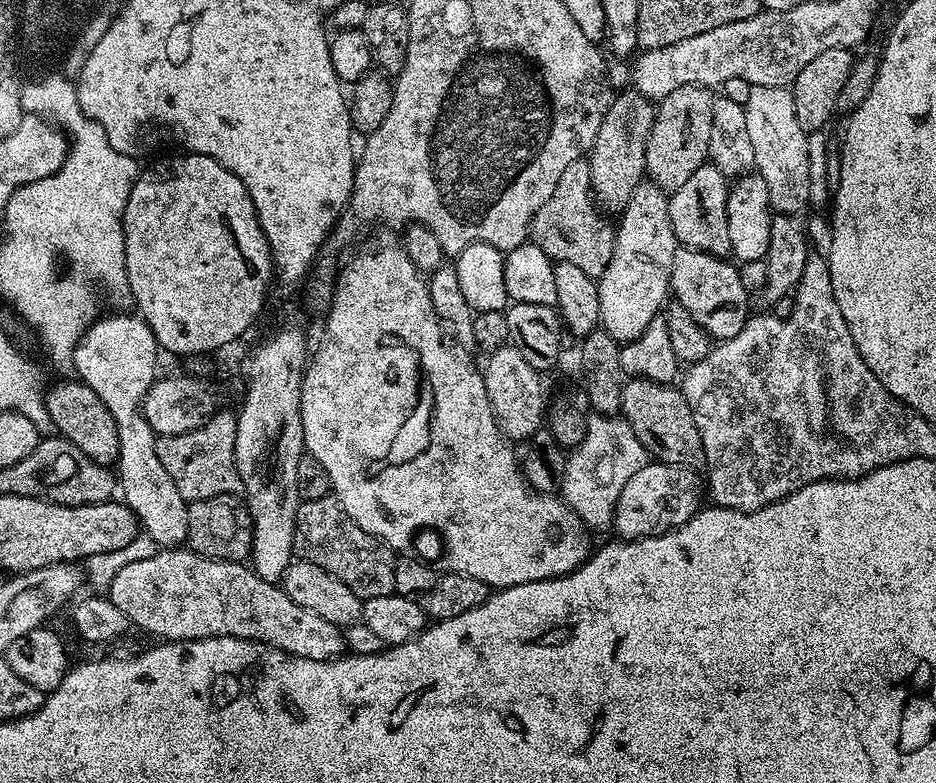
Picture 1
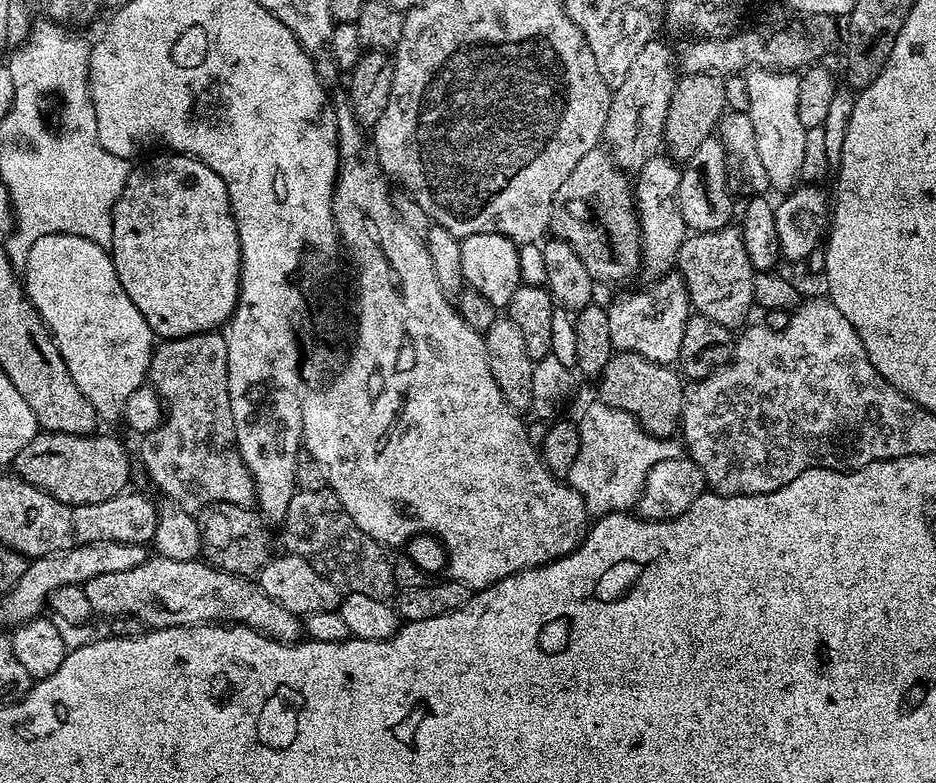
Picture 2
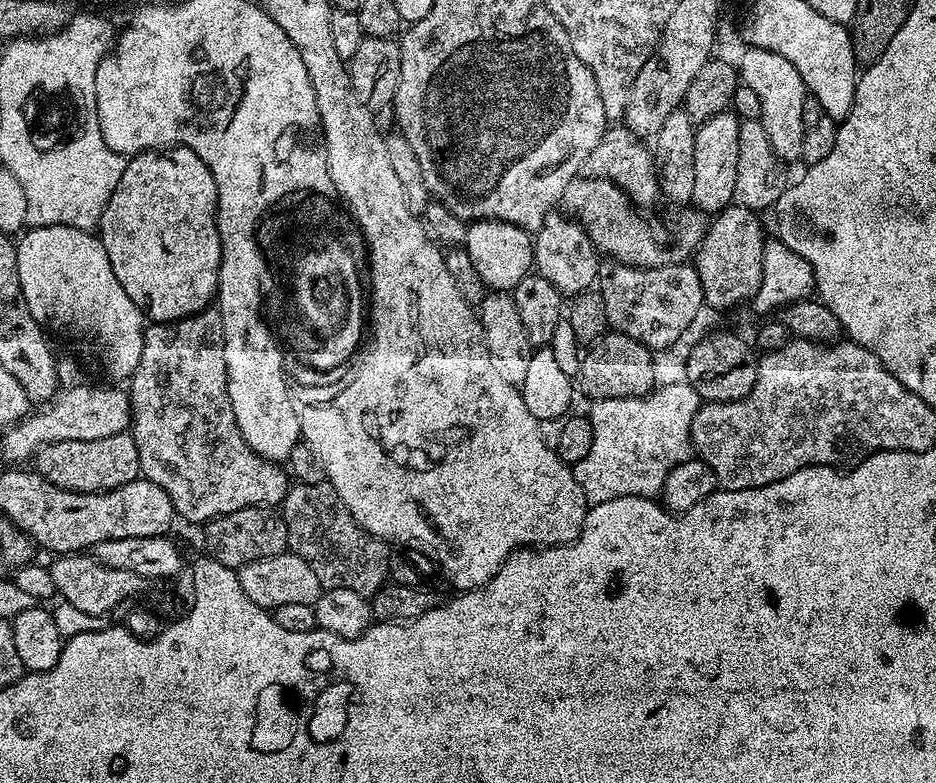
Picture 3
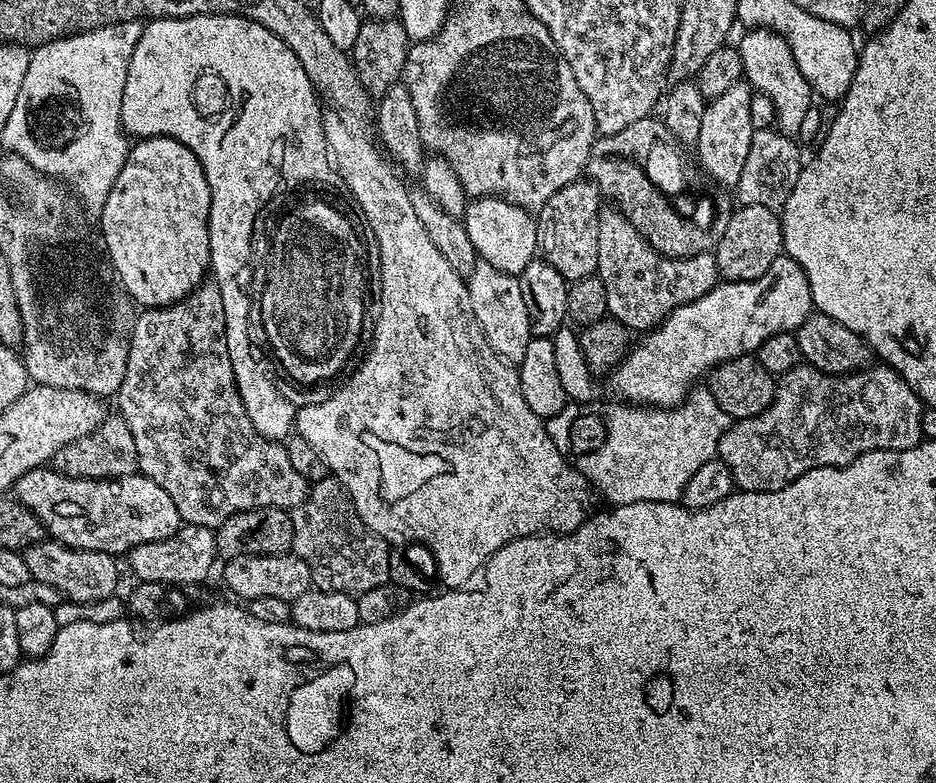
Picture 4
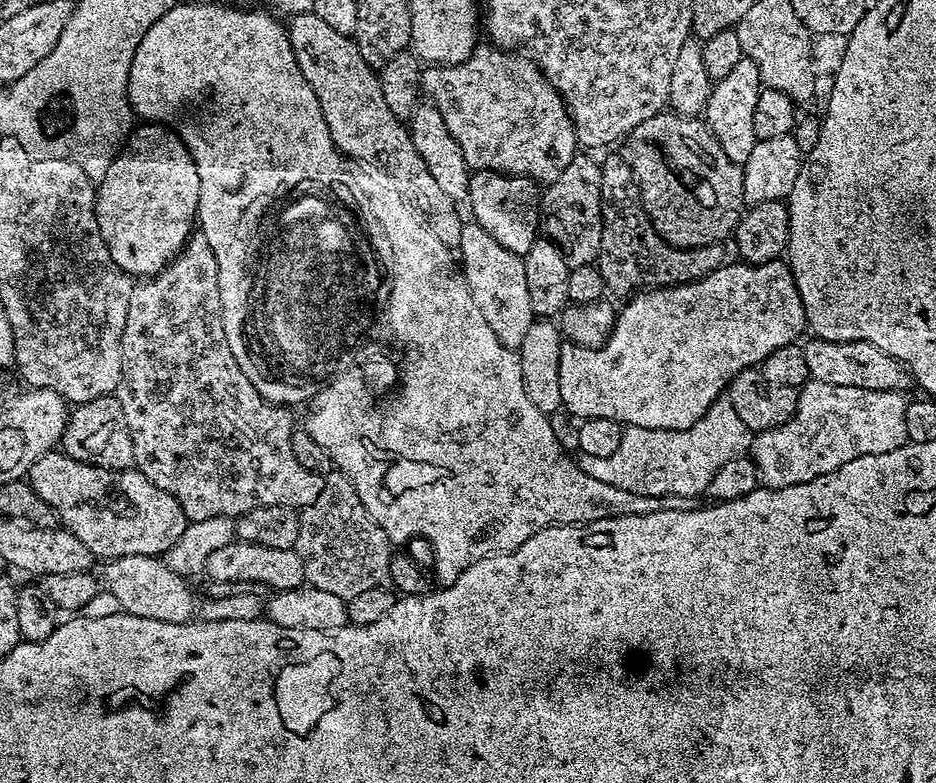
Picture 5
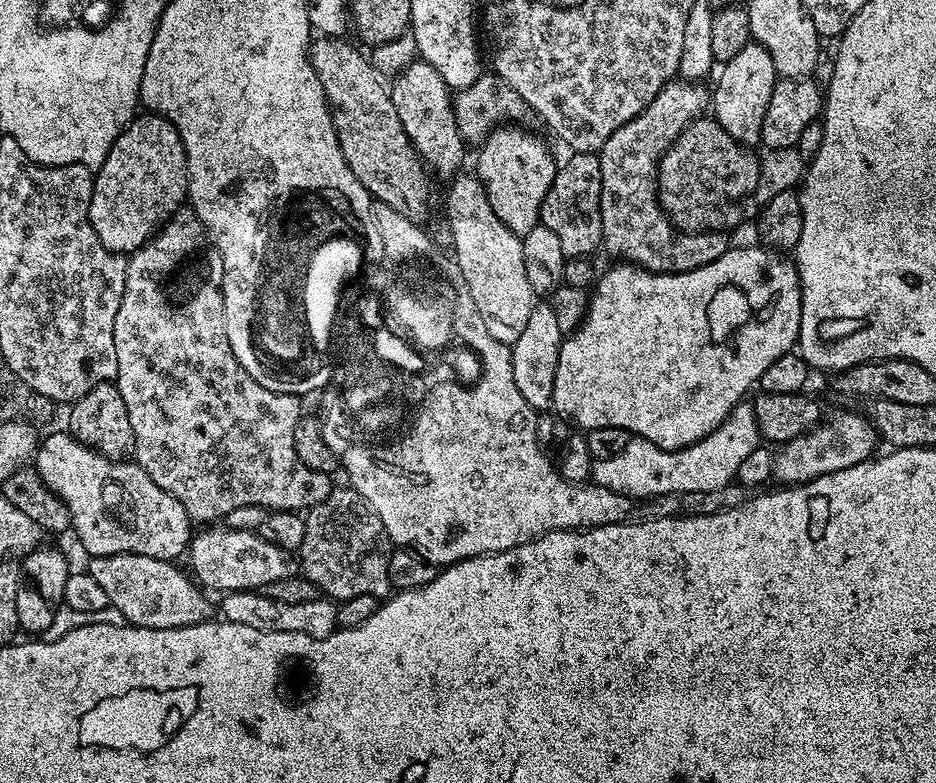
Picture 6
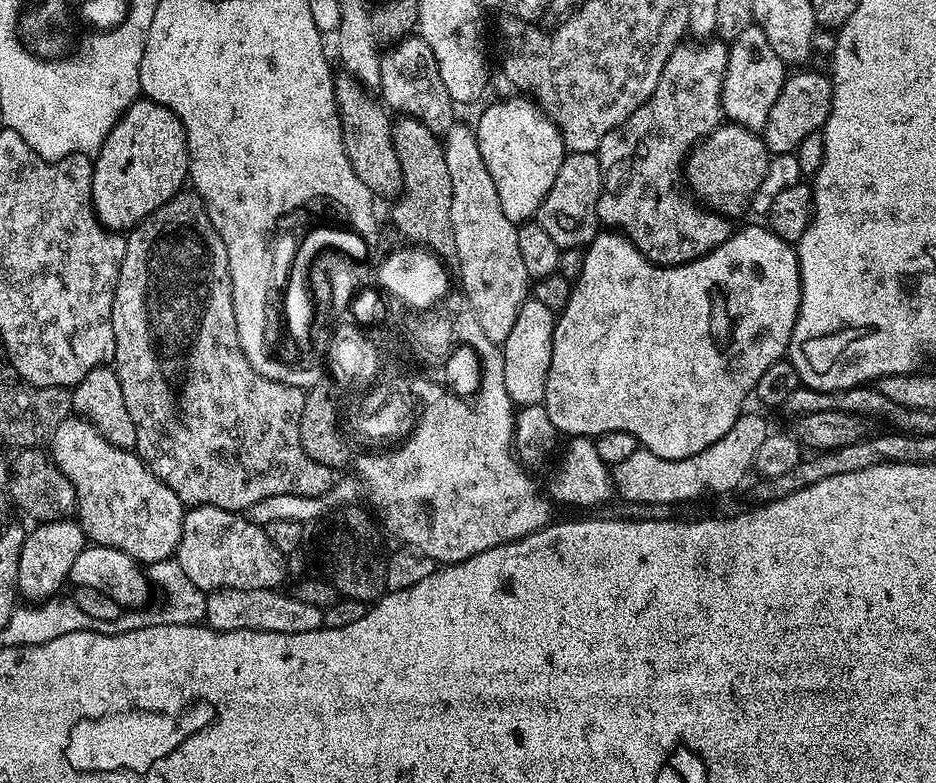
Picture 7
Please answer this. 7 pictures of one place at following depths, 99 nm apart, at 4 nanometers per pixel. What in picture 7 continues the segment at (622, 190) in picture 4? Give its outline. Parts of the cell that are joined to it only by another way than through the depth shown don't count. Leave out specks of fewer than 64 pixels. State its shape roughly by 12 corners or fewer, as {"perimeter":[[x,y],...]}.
{"perimeter":[[724,122],[688,153],[682,176],[721,216],[751,209],[770,153]]}

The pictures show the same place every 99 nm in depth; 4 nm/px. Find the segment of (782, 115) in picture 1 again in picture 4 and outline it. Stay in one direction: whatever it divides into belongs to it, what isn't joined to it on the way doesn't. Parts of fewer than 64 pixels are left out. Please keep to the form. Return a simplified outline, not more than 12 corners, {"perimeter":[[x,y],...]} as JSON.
{"perimeter":[[771,28],[738,43],[743,79],[774,102],[775,127],[795,137],[814,93]]}

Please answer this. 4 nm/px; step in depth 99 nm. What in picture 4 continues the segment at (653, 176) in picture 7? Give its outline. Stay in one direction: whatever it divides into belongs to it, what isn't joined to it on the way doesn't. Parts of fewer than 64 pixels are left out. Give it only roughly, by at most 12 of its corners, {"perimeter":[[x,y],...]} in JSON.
{"perimeter":[[612,206],[596,275],[640,334],[721,279],[712,252],[664,256]]}

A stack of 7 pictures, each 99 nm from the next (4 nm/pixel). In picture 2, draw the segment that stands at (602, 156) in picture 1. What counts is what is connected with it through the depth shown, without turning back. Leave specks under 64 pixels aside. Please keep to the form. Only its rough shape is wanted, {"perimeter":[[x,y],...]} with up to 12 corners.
{"perimeter":[[654,38],[615,88],[603,143],[625,173],[664,144],[676,89],[672,48]]}

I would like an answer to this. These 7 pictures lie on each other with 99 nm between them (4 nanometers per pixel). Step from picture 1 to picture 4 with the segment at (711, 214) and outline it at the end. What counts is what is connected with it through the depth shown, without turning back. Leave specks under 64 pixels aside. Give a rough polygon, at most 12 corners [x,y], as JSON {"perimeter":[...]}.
{"perimeter":[[751,84],[707,101],[694,151],[735,189],[750,154]]}

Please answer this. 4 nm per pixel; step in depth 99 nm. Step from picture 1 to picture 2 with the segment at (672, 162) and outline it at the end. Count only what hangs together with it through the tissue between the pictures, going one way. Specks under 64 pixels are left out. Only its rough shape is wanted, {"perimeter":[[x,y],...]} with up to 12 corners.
{"perimeter":[[710,72],[677,79],[664,127],[687,162],[717,131],[727,83]]}

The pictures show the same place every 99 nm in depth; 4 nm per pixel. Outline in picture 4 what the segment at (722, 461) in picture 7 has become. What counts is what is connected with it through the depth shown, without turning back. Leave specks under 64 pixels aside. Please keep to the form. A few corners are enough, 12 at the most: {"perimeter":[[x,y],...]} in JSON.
{"perimeter":[[706,386],[616,402],[574,463],[609,505],[677,503],[730,417]]}

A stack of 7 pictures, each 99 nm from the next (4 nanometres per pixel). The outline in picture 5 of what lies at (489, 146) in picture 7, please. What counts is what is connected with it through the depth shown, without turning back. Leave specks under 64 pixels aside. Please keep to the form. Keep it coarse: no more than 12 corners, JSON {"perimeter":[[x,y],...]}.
{"perimeter":[[470,175],[471,219],[521,258],[540,227],[526,176]]}

